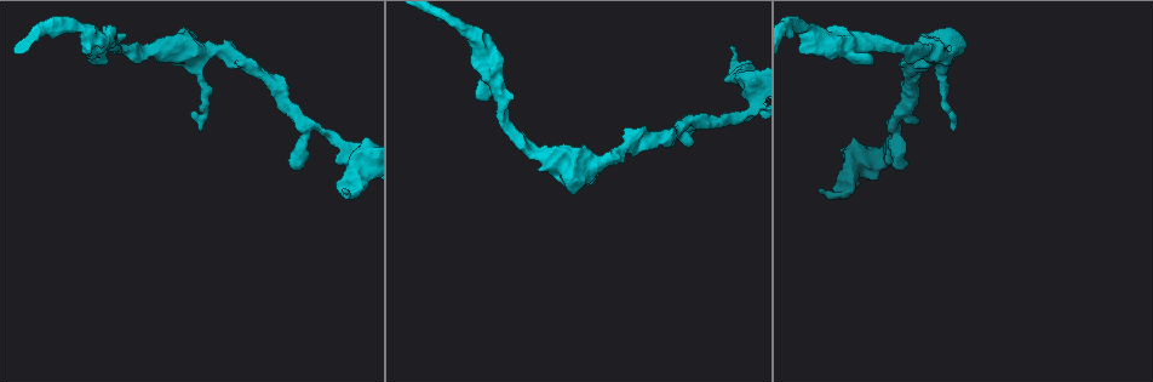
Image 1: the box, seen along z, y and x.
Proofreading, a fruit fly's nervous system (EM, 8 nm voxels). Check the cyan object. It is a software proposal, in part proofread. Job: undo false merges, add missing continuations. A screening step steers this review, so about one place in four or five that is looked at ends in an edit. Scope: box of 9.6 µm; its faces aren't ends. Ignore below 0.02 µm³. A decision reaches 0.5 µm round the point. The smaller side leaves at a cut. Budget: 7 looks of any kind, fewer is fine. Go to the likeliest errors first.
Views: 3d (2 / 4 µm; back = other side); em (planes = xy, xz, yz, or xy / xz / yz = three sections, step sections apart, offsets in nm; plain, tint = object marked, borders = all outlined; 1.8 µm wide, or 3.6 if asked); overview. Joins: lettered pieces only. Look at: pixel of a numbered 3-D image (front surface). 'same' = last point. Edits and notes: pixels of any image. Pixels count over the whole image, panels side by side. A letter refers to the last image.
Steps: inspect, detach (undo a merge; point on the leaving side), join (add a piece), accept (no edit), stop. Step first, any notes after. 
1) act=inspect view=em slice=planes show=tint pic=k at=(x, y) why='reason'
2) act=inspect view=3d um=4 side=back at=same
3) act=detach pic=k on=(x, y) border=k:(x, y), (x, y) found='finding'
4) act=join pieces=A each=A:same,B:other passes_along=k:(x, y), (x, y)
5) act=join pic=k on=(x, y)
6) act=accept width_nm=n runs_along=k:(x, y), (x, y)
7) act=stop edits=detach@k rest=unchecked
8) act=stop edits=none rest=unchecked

act=inspect view=em slice=yz step=4 show=tint pic=1 at=(315, 128) why='two arms in line, one across'

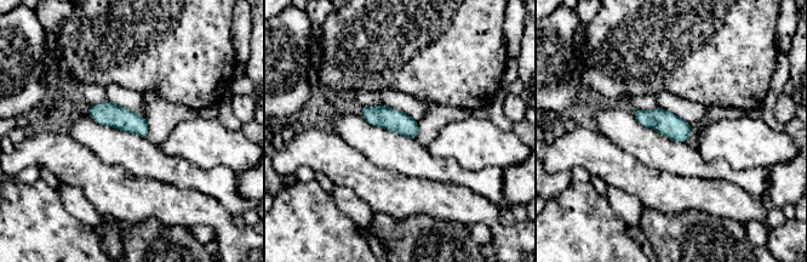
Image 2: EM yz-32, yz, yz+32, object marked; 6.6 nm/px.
act=inspect view=em slice=xz step=16 show=borders at=same

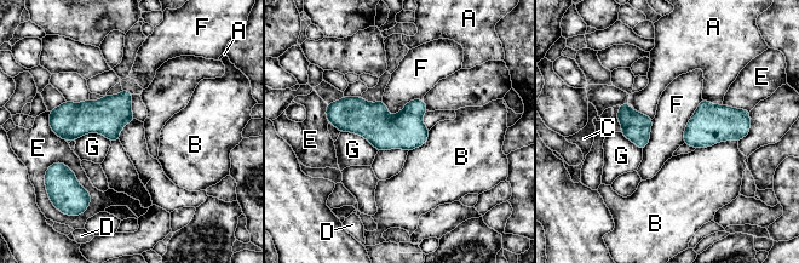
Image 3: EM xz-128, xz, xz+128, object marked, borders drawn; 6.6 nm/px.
act=accept each=A:other,B:other,C:other,D:other,E:other,F:other,G:other border=3:(423, 98), (392, 115), (381, 101) found='one neuron here'

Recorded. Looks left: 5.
act=inspect view=em um=3.6 slice=planes show=tint pic=1 at=(355, 166) why='sharp bend'

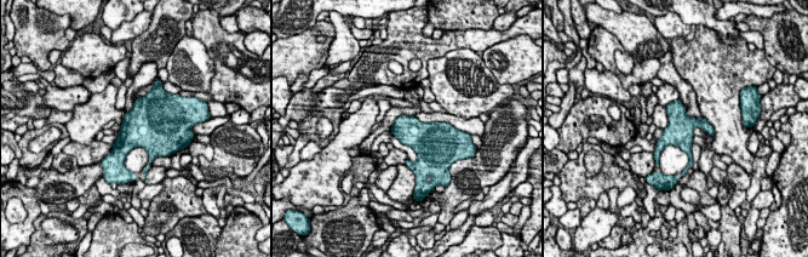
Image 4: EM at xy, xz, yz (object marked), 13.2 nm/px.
act=inspect view=em um=3.6 slice=planes show=borders at=same

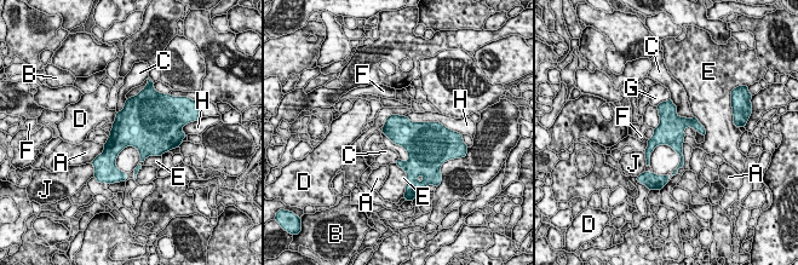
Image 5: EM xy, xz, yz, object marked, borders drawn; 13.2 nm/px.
act=accept width_nm=360 each=A:other,B:other,C:other,D:other,E:other,F:other,G:other,H:other,J:other border=5:(405, 116), (412, 121), (440, 124) found='continuous, no second neuron'

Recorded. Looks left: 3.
act=inspect view=3d um=4 pic=1 at=(951, 130) why='free end'

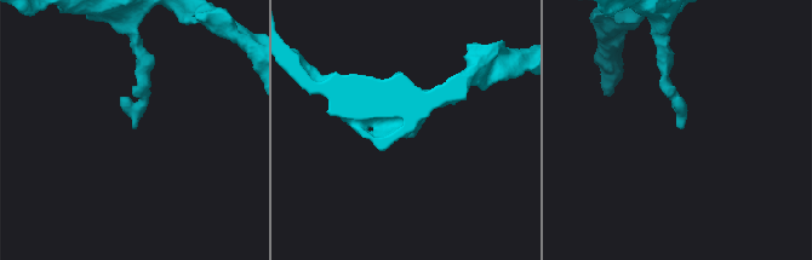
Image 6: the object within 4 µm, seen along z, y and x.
act=inspect view=em slice=planes show=borders pic=6 at=(679, 127) why='shape alone is not enough'

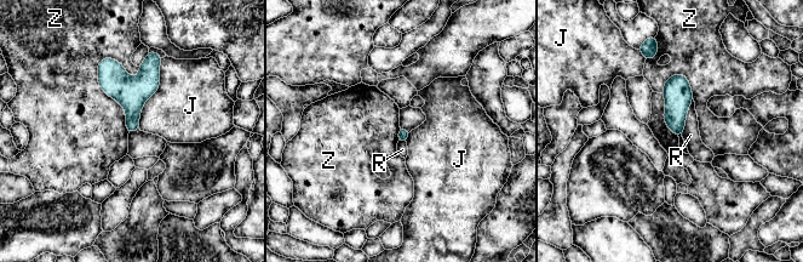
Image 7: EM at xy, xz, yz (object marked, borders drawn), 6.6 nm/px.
act=accept each=J:other,R:other,Z:other border=7:(104, 57), (128, 132) found='none of them fits'

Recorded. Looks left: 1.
act=stop edits=none rest=unchecked

